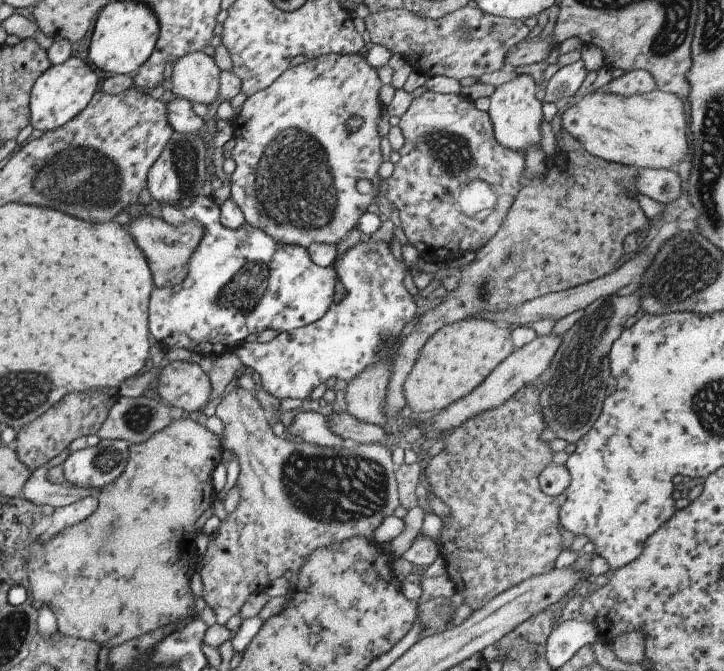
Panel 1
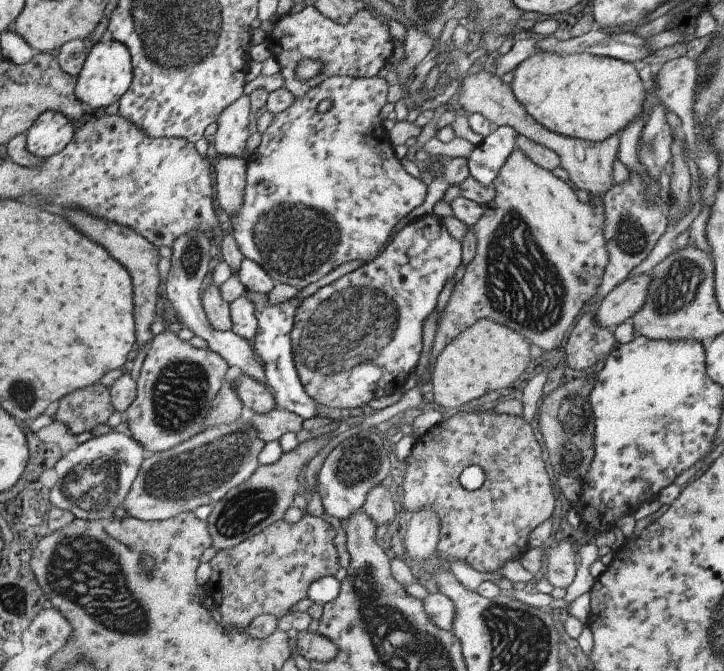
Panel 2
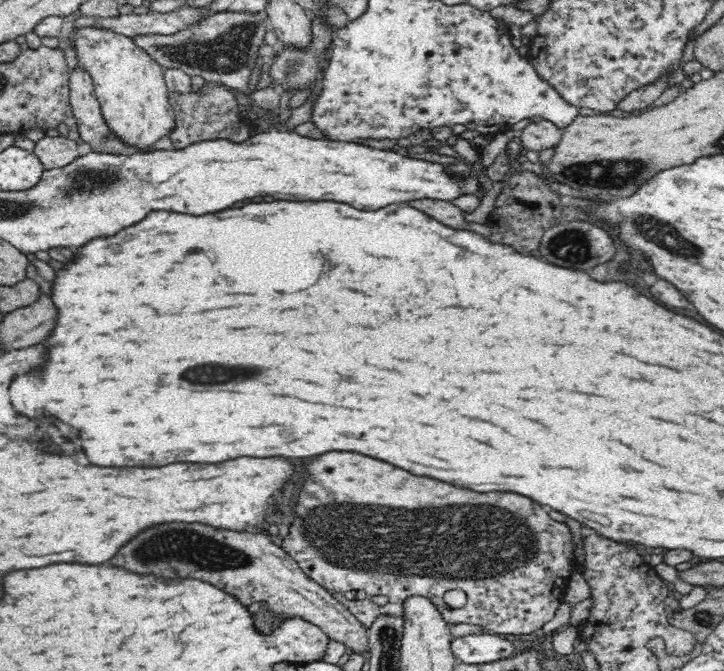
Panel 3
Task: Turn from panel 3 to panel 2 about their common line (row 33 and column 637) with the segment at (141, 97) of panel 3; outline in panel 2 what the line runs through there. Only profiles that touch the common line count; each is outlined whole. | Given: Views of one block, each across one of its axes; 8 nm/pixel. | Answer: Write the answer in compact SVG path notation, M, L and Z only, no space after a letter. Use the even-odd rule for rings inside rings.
M537 52L517 64L510 82L515 100L535 122L548 131L586 141L603 142L623 132L627 124L643 114L647 86L631 63L619 59L573 53Z

